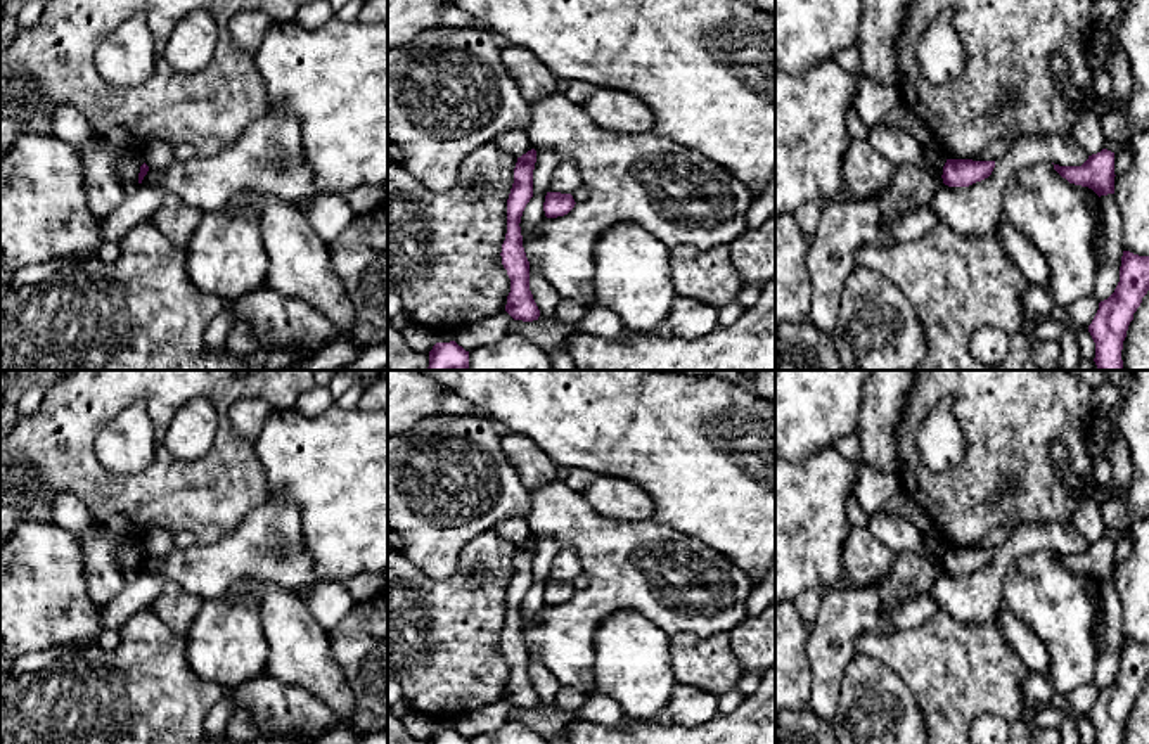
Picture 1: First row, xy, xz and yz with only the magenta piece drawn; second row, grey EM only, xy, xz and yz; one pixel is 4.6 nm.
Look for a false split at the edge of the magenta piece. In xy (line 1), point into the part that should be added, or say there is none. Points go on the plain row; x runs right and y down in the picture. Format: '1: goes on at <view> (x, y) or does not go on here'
1: does not go on here

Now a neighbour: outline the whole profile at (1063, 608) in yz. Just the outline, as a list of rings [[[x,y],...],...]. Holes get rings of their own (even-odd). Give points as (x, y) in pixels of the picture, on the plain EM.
[[[1052,550],[1016,559],[1000,585],[1002,602],[1035,633],[1047,652],[1049,678],[1057,694],[1069,696],[1094,683],[1097,664],[1095,628],[1104,621],[1099,583],[1062,566]]]

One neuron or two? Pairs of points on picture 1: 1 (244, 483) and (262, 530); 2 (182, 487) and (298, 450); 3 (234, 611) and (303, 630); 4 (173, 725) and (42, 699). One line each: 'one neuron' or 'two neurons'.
1: two neurons
2: two neurons
3: two neurons
4: one neuron

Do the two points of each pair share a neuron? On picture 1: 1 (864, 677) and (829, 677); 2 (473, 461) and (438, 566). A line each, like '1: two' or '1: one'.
1: two
2: one

